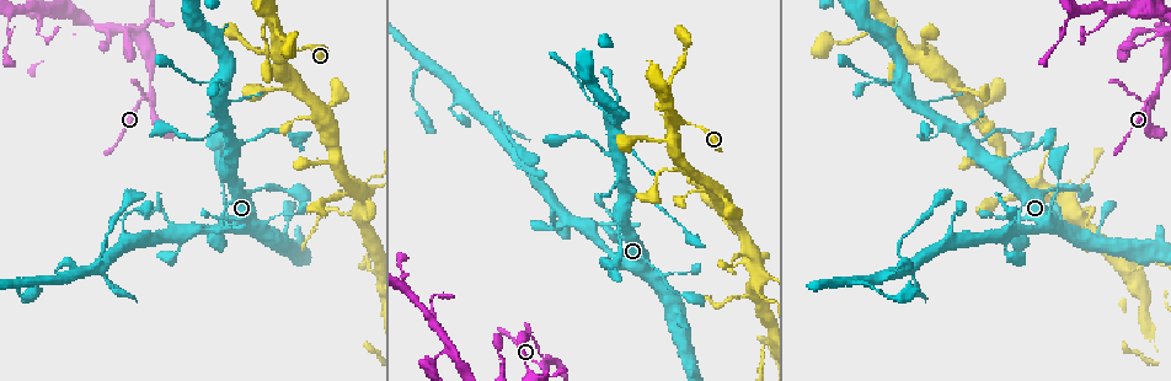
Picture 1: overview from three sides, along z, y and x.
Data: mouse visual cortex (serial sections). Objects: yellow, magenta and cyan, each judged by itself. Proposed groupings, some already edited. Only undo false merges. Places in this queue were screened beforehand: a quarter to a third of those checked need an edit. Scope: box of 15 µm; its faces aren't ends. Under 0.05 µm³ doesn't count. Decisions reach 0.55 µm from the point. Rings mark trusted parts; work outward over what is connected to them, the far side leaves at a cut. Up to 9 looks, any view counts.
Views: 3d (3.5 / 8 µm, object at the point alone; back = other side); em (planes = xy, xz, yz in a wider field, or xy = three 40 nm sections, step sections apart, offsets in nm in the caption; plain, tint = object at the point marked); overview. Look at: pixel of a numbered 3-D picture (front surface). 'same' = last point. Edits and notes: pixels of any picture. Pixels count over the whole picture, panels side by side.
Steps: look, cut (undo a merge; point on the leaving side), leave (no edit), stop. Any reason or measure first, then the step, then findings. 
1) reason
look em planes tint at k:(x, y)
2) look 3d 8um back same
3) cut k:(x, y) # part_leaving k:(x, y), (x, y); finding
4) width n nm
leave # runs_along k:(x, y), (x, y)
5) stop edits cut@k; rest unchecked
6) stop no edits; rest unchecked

two arms in line, one across
look 3d 3.5um at 1:(1152, 97)

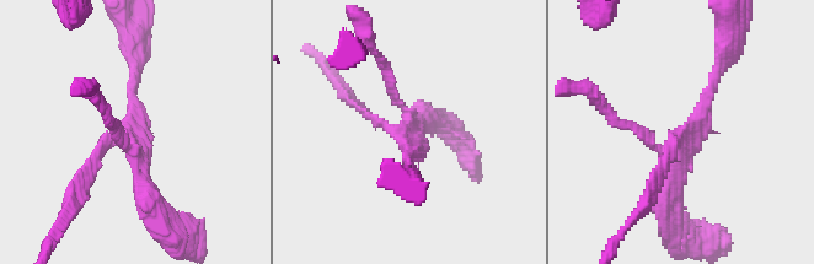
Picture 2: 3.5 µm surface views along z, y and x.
leave # runs_along 2:(651, 187), (723, 66); all the same cell

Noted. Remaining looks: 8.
small branch off a trunk
look 3d 3.5um at 1:(1083, 213)

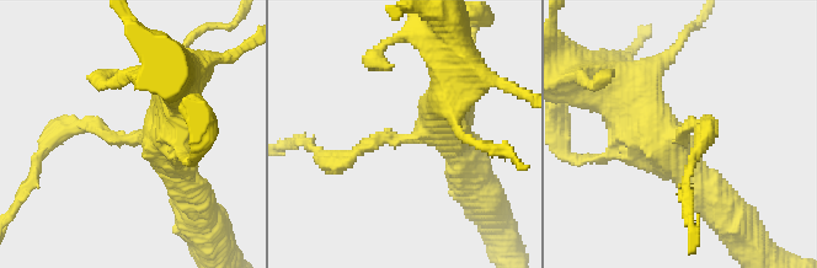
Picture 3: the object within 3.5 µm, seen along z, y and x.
look em xy step 2 tint at 3:(426, 132)

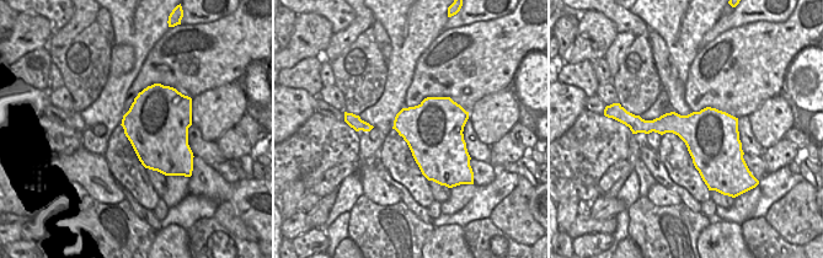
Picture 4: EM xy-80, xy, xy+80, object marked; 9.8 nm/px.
cut 3:(366, 143) # part_leaving 3:(402, 139), (384, 135), (338, 160), (313, 148); a second cell is stuck on

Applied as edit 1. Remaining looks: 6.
small branch off a trunk
look 3d 3.5um at 1:(629, 191)

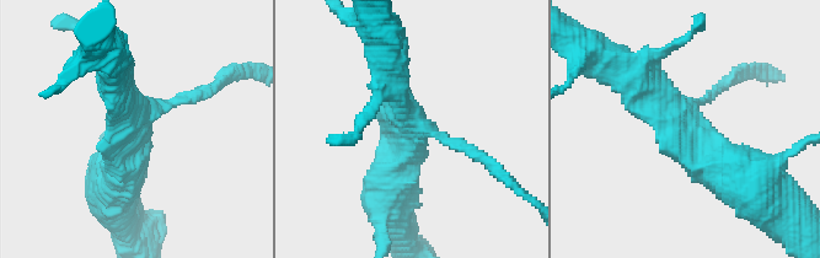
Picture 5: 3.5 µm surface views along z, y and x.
need the tissue
look em xy step 3 tint at 5:(409, 121)

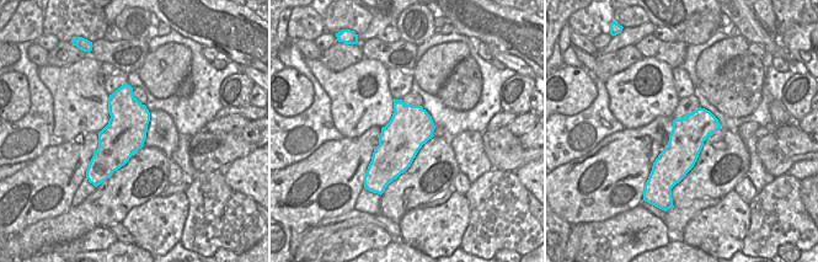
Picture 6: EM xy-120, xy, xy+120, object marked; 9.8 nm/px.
leave # runs_along 5:(739, 176), (626, 70); one cell here

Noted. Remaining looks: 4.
three arms meet
look 3d 3.5um back at 1:(1065, 224)

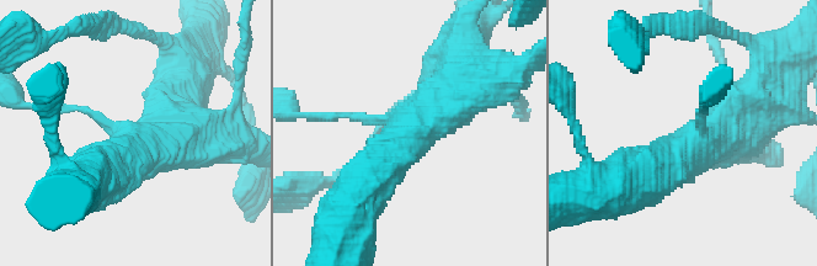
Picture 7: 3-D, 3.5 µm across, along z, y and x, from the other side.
arms 3; arm_widths 100, 600, 600 nm
look em xy step 3 tint at 7:(700, 135)

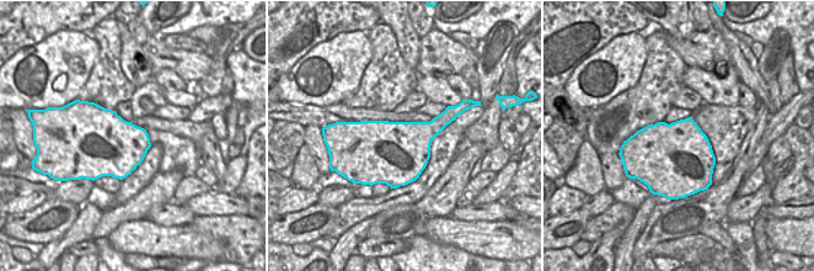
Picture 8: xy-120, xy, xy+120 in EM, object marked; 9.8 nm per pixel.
leave # runs_along 7:(470, 79), (386, 154), (364, 190); all the same cell

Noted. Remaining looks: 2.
stop edits cut@3; rest unchecked

